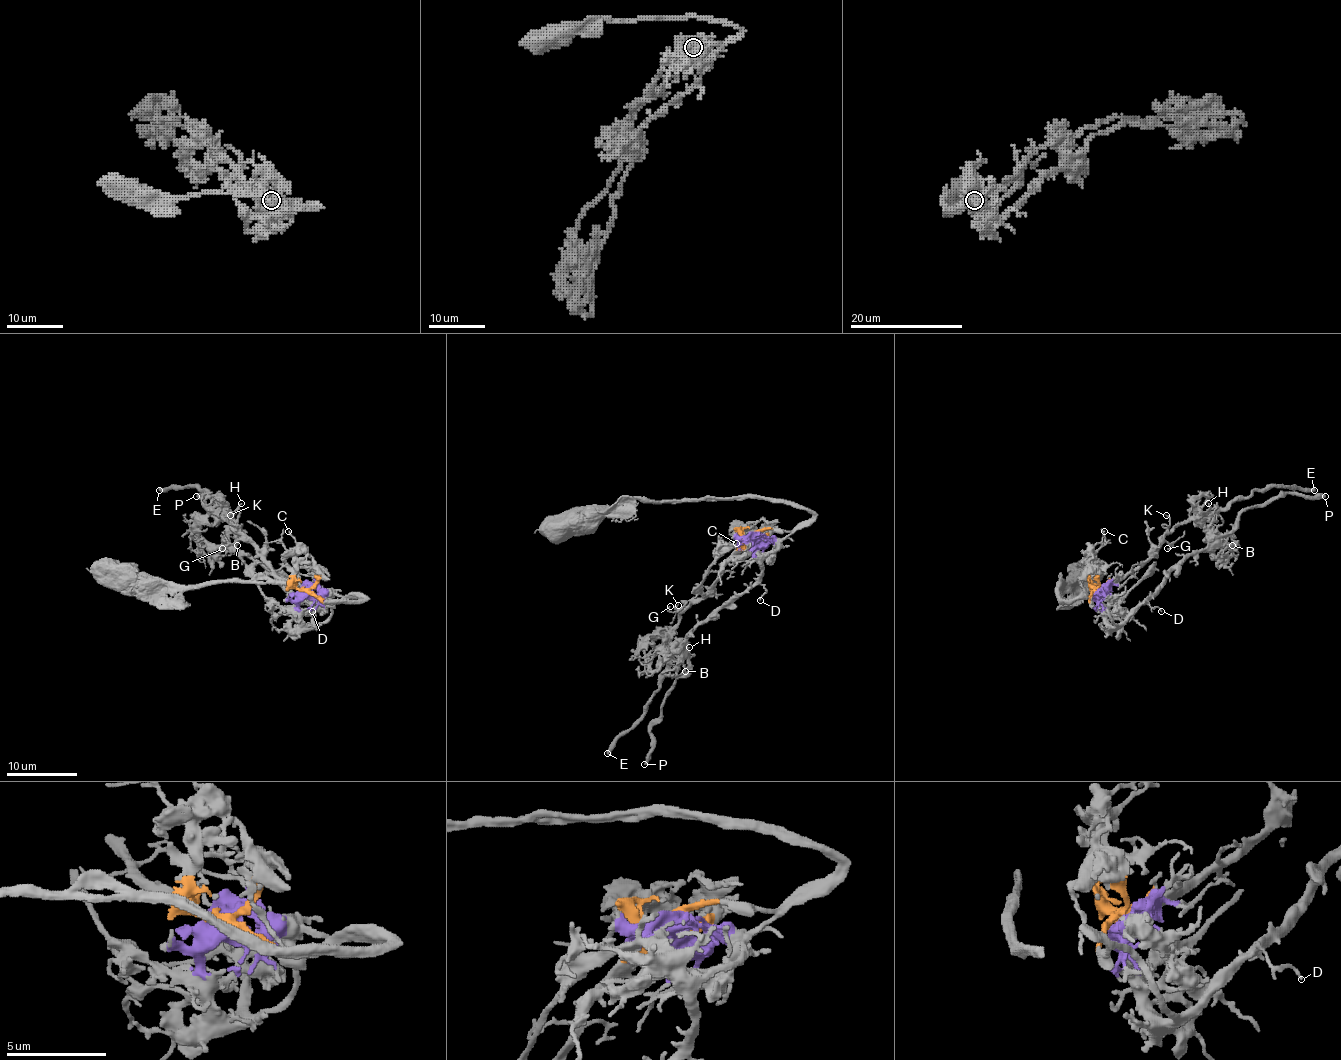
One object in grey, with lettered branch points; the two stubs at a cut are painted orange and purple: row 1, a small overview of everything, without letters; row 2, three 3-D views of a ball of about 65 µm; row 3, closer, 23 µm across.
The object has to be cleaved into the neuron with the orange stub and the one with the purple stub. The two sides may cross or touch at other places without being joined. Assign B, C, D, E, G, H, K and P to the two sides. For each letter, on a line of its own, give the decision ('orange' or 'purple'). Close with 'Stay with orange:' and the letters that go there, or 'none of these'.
B: purple
C: orange
D: purple
E: orange
G: orange
H: orange
K: orange
P: purple
Stay with orange: C, E, G, H, K

